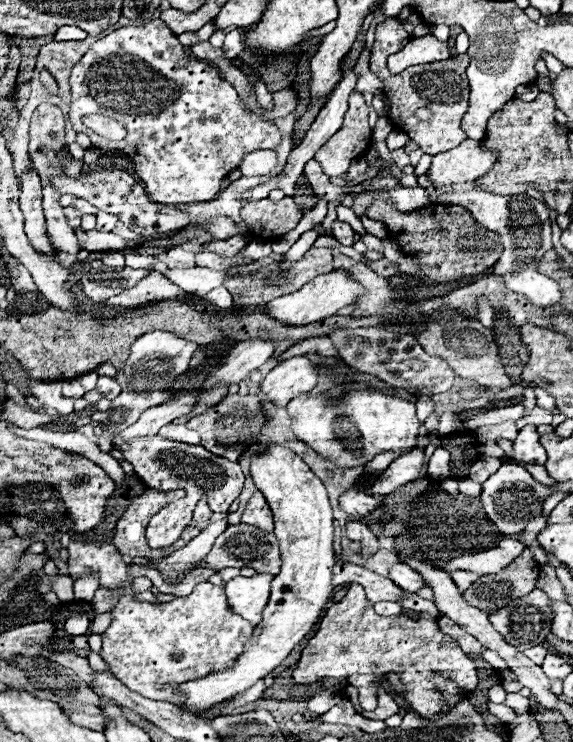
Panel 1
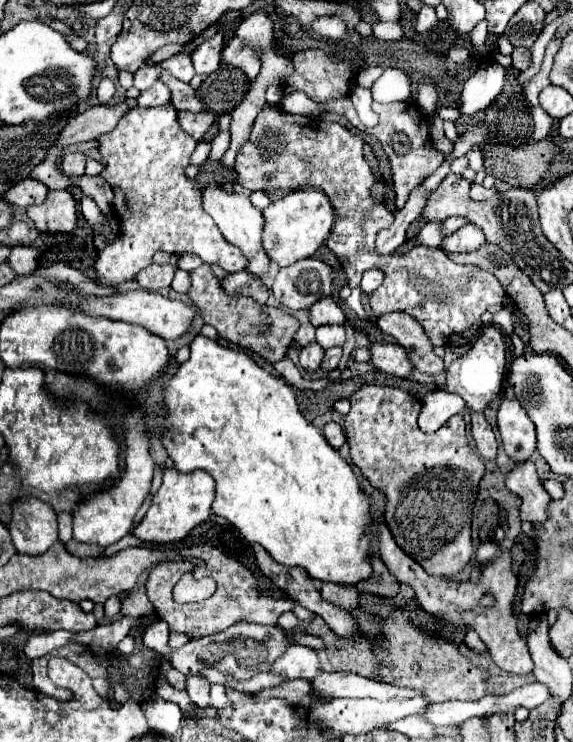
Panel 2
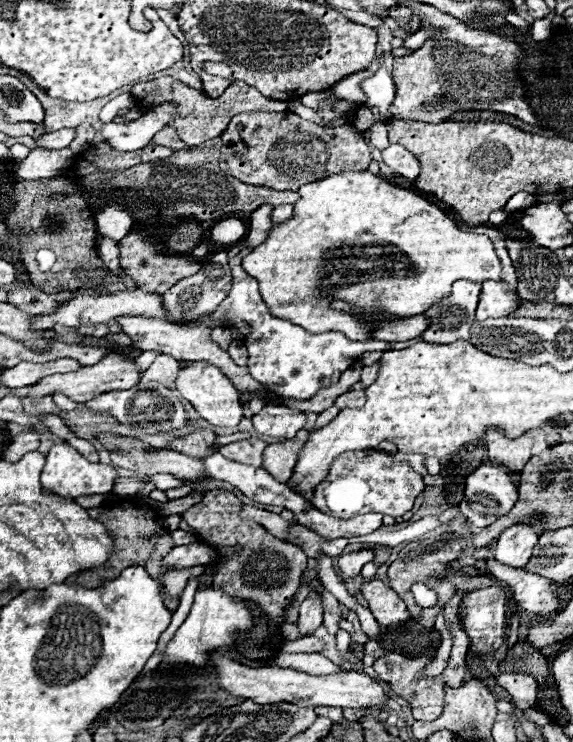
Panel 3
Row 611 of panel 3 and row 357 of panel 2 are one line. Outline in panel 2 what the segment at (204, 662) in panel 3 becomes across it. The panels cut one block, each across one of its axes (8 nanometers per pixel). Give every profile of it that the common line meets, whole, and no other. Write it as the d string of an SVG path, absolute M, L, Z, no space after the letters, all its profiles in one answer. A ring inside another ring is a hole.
M196 336L196 340L190 344L190 352L192 352L190 360L180 366L180 370L176 372L176 376L168 382L168 386L164 390L166 406L168 406L168 430L164 432L164 446L170 454L170 458L174 460L176 470L180 470L180 472L206 470L216 480L216 498L212 502L212 512L216 516L226 518L230 524L234 524L248 542L262 544L276 562L280 562L288 568L300 566L312 578L318 578L318 580L330 580L330 582L338 582L338 584L358 584L360 580L366 580L372 570L370 564L366 562L366 556L370 554L370 542L368 542L368 532L366 532L370 528L370 514L368 514L370 500L360 490L358 480L356 480L352 468L348 466L348 462L342 460L340 454L324 440L322 432L300 414L292 388L282 378L276 378L276 376L268 374L266 370L262 370L242 350L222 348L216 340L210 340L206 336Z

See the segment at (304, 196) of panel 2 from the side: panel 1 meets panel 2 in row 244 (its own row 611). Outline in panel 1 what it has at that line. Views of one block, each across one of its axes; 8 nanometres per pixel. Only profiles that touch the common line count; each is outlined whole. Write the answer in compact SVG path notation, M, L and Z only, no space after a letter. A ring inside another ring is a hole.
M268 446L266 450L262 450L260 454L252 456L250 460L250 476L256 484L256 488L264 494L264 498L268 500L272 514L274 514L274 534L278 536L280 542L280 550L282 550L282 568L280 574L274 576L272 580L272 594L268 600L268 606L264 608L262 614L262 622L256 626L252 638L248 640L248 644L244 646L244 654L236 660L234 668L228 668L224 672L216 672L210 676L204 676L200 680L192 680L180 686L180 690L184 690L188 694L186 704L182 706L186 708L212 708L218 702L228 700L230 696L254 686L260 678L264 678L268 672L272 672L278 664L282 664L282 660L292 652L292 648L312 630L312 626L316 624L320 612L324 610L326 602L332 598L332 568L334 568L334 548L332 548L332 538L334 538L334 528L332 528L332 508L328 502L328 494L324 484L320 482L320 478L314 476L314 472L308 468L308 464L294 454L292 450L284 448L284 446Z

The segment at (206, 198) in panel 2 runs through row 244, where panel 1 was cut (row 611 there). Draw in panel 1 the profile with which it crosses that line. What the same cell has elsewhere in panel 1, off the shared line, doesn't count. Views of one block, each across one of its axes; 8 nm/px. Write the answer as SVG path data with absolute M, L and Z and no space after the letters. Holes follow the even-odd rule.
M258 572L252 578L236 576L230 582L226 582L226 596L230 602L230 608L244 616L250 624L258 624L262 620L262 610L268 604L270 598L270 584L272 574Z

